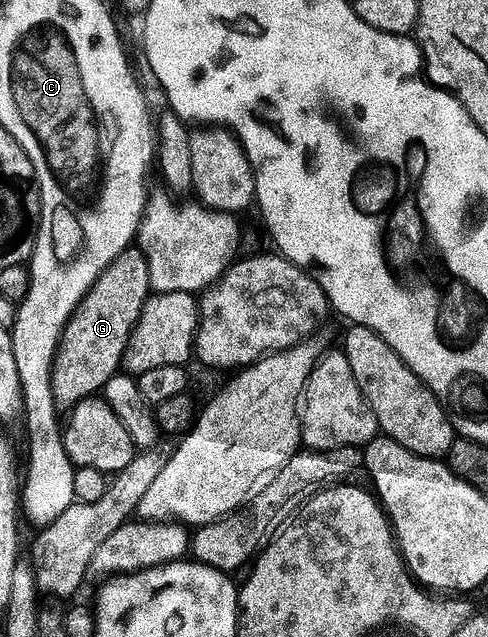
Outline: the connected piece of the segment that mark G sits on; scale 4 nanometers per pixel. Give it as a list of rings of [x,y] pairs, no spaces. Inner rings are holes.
[[[131,246],[121,252],[102,271],[102,277],[90,287],[89,294],[78,305],[78,309],[74,311],[74,315],[70,317],[70,321],[62,333],[62,339],[58,342],[58,350],[54,353],[54,366],[50,374],[55,401],[77,402],[91,399],[95,393],[94,390],[101,391],[111,376],[119,375],[126,356],[126,346],[151,295],[148,262],[144,258],[141,248]]]

